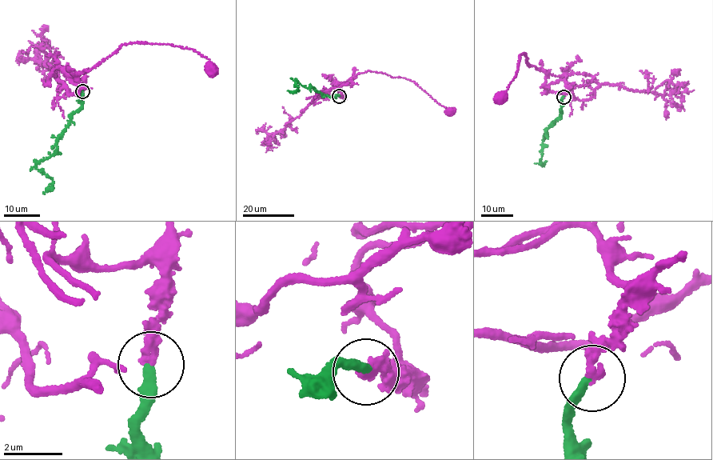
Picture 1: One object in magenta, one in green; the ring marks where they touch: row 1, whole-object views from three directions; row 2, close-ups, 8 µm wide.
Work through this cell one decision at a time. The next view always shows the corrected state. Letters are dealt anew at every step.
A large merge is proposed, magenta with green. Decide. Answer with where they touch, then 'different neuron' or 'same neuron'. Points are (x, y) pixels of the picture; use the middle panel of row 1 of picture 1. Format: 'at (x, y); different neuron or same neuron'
at (339, 96); different neuron

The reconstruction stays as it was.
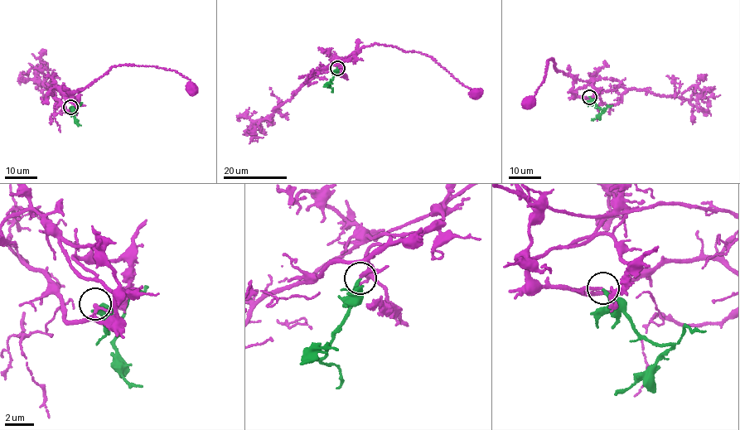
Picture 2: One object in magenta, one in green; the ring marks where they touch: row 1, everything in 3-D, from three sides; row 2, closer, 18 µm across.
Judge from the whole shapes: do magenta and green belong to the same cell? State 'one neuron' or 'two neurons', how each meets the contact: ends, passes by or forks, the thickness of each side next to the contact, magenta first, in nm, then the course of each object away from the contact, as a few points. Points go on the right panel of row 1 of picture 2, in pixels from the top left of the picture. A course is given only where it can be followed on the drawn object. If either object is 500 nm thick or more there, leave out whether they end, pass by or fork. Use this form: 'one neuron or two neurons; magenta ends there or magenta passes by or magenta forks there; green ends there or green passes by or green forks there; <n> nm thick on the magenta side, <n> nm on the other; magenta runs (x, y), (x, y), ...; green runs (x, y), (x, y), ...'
one neuron; magenta ends there; green ends there; 200 nm thick on the magenta side, 220 nm on the other; magenta runs (589, 97), (573, 94), (573, 77), (554, 68), (550, 59), (534, 101), (524, 108); green runs (589, 97), (602, 110), (592, 120)

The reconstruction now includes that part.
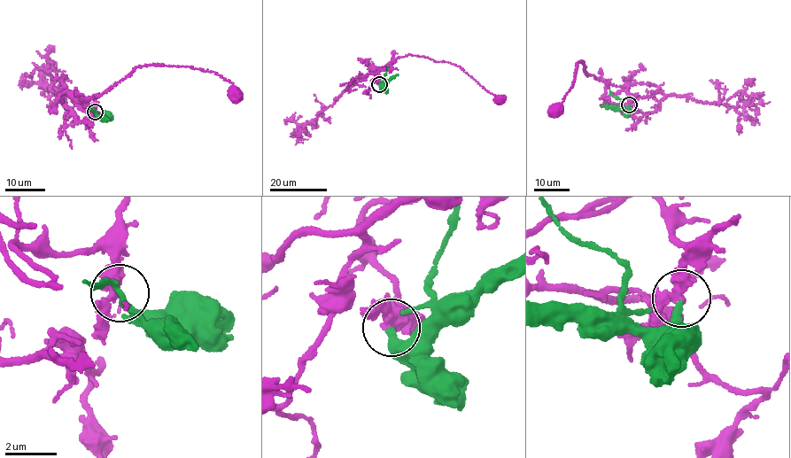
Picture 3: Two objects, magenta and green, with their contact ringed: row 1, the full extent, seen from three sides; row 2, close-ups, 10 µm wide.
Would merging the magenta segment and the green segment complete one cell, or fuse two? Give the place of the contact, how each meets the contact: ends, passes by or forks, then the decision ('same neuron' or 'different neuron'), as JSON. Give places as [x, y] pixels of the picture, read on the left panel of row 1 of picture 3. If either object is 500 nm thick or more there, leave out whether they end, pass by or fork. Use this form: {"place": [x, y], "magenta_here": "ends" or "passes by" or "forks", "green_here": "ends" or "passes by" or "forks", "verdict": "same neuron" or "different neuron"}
{"place": [95, 112], "magenta_here": "passes by", "green_here": "ends", "verdict": "different neuron"}

